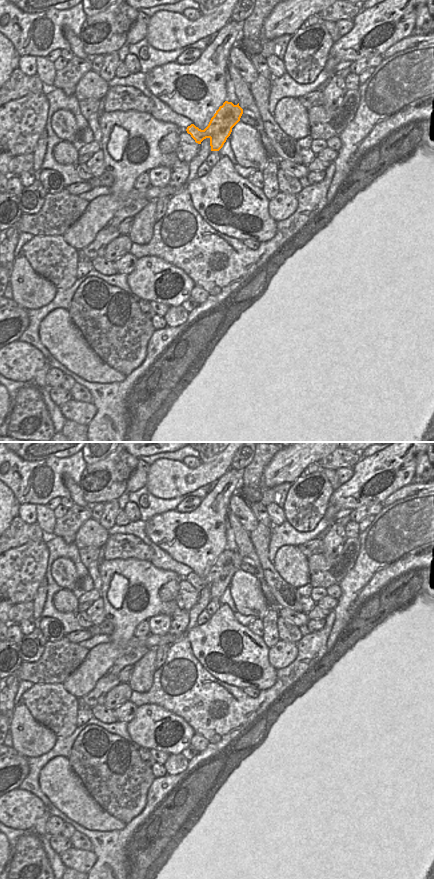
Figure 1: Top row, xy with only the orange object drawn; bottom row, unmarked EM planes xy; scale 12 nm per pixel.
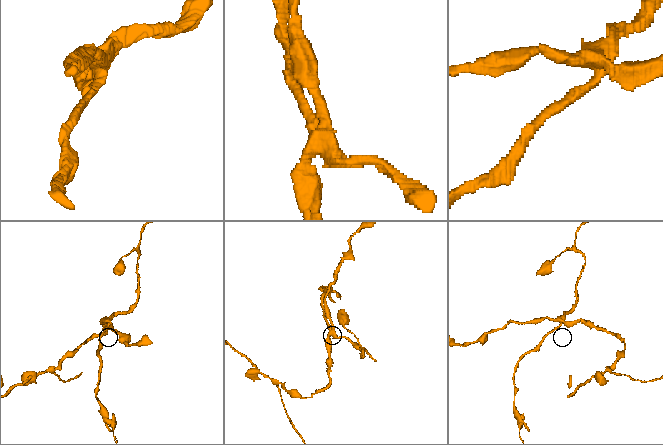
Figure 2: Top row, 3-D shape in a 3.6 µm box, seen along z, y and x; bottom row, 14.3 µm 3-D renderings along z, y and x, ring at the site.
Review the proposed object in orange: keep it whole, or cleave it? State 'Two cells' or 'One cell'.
Two cells

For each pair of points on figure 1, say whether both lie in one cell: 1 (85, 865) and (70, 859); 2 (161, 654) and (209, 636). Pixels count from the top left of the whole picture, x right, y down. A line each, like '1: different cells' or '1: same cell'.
1: same cell
2: different cells

